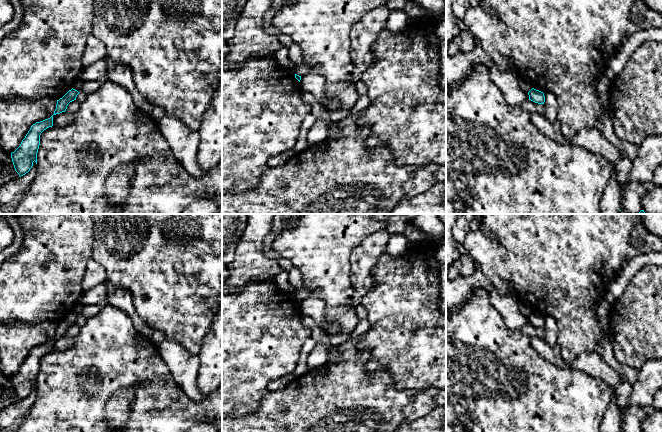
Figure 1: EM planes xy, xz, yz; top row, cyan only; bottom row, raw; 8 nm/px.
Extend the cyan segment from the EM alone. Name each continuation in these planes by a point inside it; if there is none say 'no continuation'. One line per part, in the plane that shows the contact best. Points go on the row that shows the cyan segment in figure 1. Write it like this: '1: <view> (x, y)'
no continuation

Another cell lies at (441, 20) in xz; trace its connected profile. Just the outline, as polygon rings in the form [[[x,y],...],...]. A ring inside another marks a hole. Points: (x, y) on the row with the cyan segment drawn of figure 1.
[[[446,11],[436,19],[436,36],[439,40],[440,56],[440,86],[446,89]]]

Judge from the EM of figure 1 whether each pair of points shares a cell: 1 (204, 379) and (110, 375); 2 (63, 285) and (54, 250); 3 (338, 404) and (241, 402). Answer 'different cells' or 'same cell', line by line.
1: different cells
2: same cell
3: different cells

